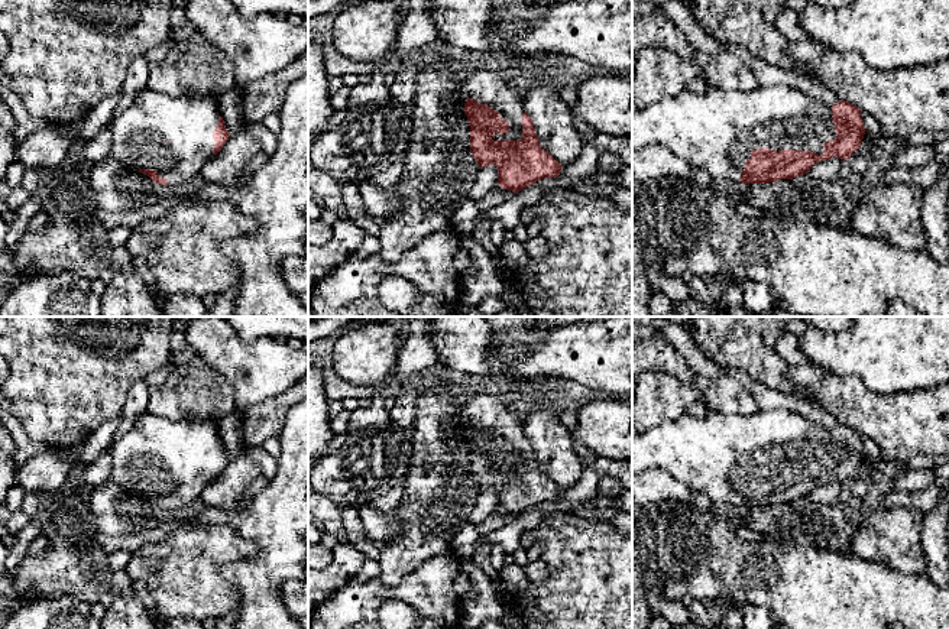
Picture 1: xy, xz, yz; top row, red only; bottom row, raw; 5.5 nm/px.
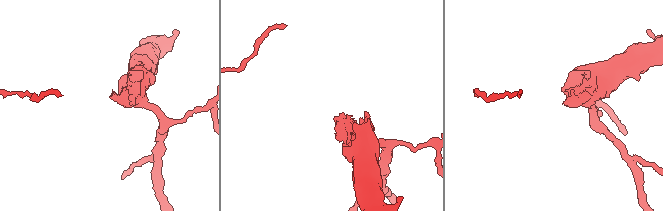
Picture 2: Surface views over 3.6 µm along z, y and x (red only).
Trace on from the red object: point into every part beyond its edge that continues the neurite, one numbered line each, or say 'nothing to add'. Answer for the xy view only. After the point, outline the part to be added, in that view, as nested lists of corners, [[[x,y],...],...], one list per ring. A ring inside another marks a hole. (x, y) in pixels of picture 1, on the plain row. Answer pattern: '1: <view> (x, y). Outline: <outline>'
1: xy (185, 447). Outline: [[[145,412],[135,419],[126,434],[111,442],[110,480],[136,495],[156,495],[161,502],[168,503],[168,509],[176,510],[198,499],[207,484],[214,480],[213,455],[218,442],[217,421],[174,421]]]

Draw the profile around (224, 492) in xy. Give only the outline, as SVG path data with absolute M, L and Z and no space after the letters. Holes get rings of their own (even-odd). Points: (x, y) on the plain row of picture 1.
M246 454L230 458L223 473L201 492L200 499L210 508L237 512L246 489L259 476L258 463Z

